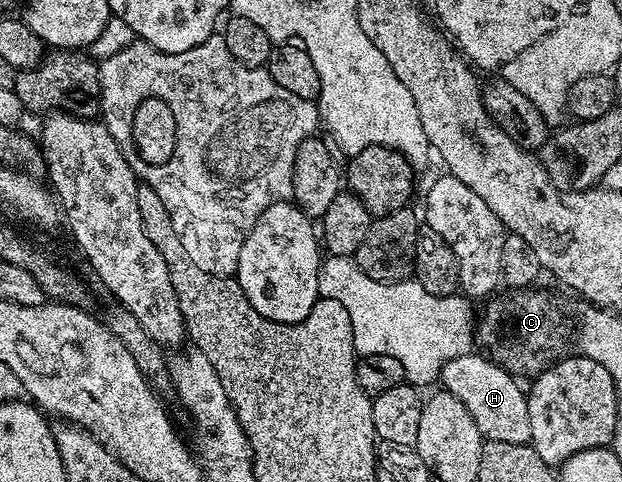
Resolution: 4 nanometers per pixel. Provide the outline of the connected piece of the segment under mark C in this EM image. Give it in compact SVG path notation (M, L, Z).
M533 286L530 288L522 288L519 290L508 290L505 291L503 294L505 296L500 296L501 294L496 294L491 297L487 301L488 304L484 308L484 317L479 317L478 320L478 340L480 343L480 340L482 343L484 343L483 351L487 353L487 355L490 357L492 361L496 364L501 364L502 367L508 371L511 372L513 376L517 378L525 378L524 376L528 376L527 378L535 378L540 375L541 372L545 372L547 368L551 366L551 364L556 363L557 360L564 359L565 356L569 355L570 352L570 328L568 332L568 320L566 317L563 316L562 313L560 313L560 308L558 305L555 304L554 301L551 300L550 297L547 296L544 292L539 292L539 287Z

